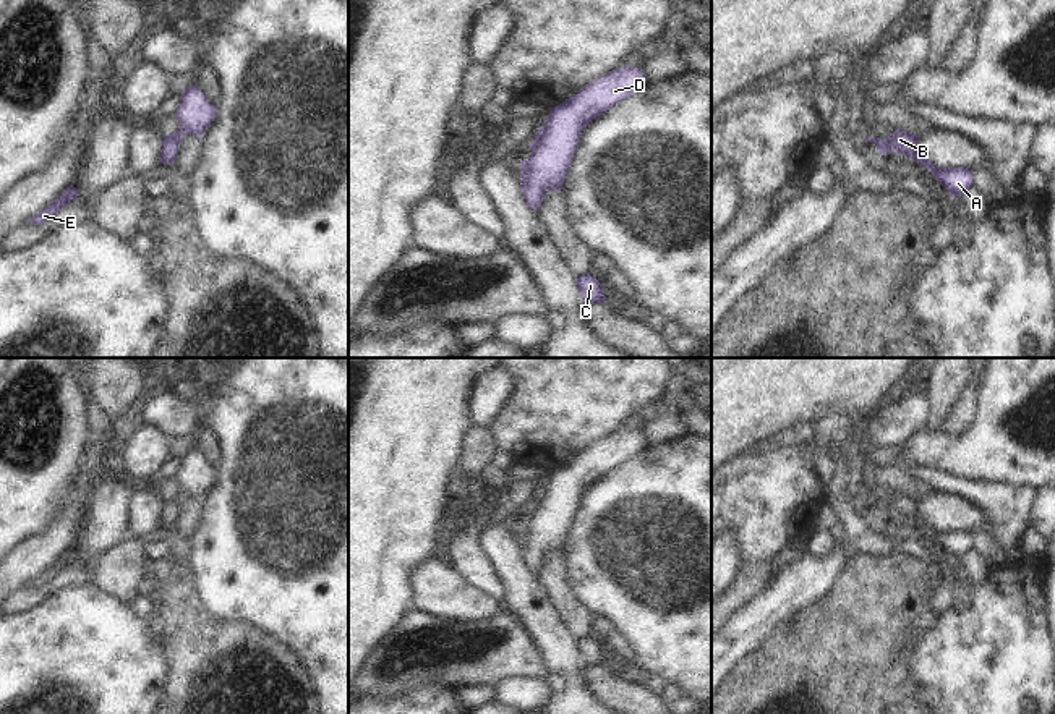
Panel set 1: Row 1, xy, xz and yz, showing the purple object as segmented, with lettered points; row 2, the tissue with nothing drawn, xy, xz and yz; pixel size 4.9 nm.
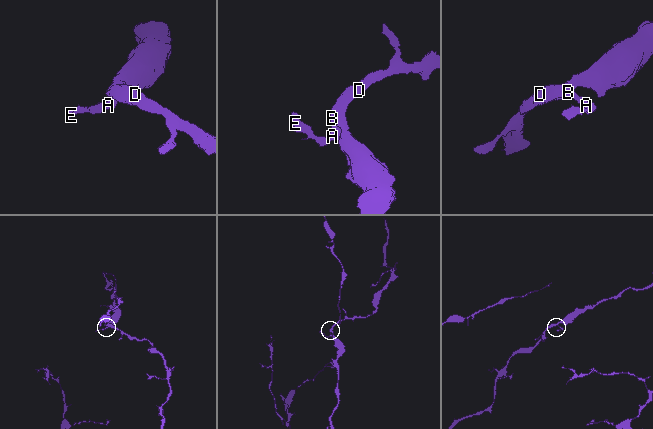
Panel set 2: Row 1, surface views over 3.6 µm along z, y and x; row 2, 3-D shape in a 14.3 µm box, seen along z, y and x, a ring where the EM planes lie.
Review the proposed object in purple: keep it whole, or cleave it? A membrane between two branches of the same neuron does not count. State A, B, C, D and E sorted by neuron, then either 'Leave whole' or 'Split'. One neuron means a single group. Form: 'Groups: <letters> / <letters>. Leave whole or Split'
Groups: A B C D E. Leave whole

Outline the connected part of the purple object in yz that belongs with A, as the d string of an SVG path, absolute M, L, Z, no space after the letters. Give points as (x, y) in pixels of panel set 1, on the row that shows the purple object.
M896 128L886 139L878 139L872 136L862 136L862 141L870 141L882 155L898 152L906 157L912 157L916 164L925 165L937 181L948 191L955 199L967 188L972 186L972 170L964 167L938 168L935 167L922 147L916 142L917 134Z

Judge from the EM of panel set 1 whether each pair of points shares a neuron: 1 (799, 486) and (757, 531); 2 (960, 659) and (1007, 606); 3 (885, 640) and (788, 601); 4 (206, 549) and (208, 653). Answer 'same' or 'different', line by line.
1: same
2: same
3: different
4: different

